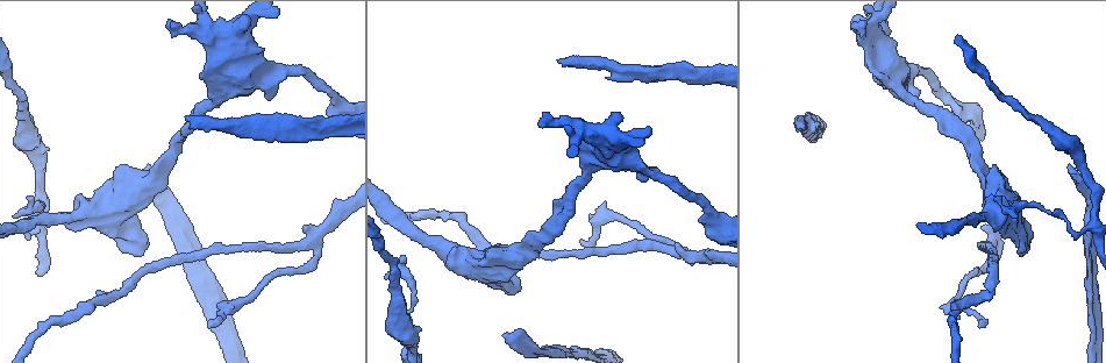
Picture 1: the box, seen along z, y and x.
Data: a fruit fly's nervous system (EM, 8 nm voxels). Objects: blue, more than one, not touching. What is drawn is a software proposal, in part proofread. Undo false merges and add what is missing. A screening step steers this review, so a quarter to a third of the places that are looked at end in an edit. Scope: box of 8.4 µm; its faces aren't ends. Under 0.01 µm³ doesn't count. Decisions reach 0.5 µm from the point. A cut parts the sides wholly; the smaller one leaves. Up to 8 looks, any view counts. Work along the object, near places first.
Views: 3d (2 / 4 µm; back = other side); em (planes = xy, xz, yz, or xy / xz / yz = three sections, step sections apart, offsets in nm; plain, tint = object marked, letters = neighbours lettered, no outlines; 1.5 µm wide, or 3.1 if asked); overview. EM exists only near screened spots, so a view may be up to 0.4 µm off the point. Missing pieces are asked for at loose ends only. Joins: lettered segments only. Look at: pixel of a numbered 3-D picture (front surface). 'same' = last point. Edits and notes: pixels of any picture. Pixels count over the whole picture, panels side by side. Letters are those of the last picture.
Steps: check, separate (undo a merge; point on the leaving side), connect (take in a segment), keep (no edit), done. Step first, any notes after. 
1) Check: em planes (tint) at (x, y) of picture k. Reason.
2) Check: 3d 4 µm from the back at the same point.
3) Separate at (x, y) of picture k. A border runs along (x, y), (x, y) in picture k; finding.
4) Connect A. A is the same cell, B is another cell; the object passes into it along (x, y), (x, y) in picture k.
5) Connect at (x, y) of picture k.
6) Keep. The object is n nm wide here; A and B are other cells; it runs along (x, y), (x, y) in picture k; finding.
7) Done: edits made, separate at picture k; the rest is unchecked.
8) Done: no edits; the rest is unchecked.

Check: 3d 4 µm at (150, 166) of picture 1. An open end.

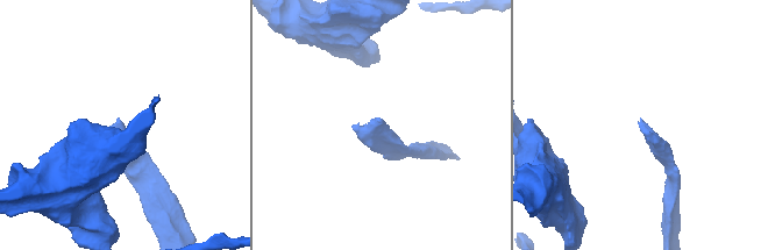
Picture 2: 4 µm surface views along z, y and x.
Check: em planes (tint) at (380, 118) of picture 2. Now the EM.

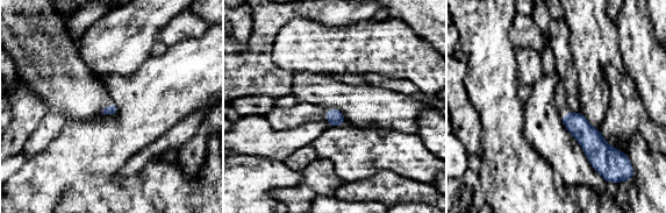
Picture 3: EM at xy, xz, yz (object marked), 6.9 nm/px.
Check: em planes (letters) at the same point.

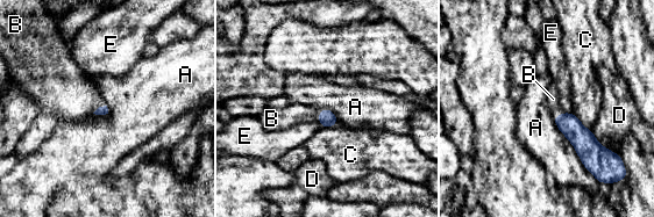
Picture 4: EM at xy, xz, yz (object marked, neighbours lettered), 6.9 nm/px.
Connect at (66, 92) of picture 4. B is the same cell, A, C, D and E are other cells; the object passes into it along (101, 110), (98, 108), (66, 92) in picture 4; the neuron continues.

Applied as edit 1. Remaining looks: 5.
Check: overview. See it whole again.

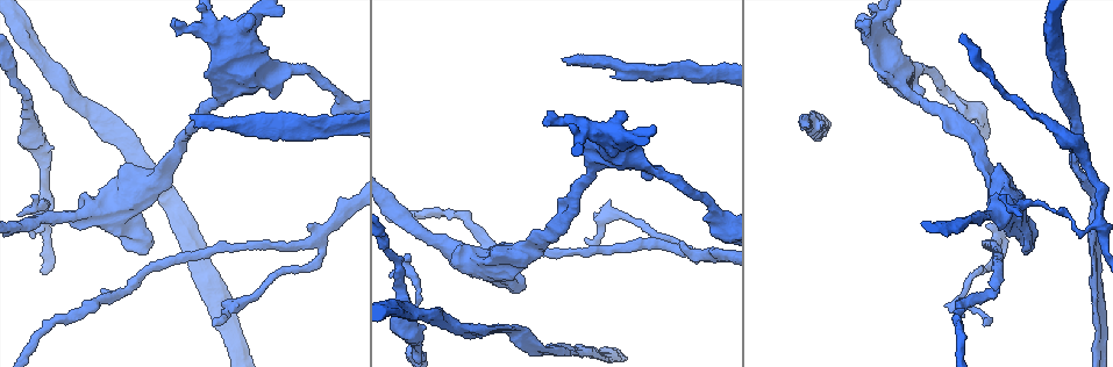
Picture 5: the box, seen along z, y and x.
Check: em planes (letters) at (156, 173) of picture 5. Sudden change in width.

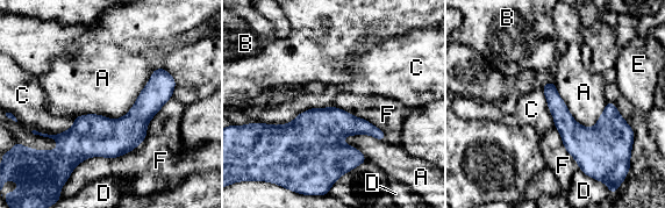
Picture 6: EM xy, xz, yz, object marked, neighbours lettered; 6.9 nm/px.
Keep. A, B, C, D, E and F are other cells; it runs along (170, 78), (115, 137), (63, 153) in picture 6; all the same neuron.

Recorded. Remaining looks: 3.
Check: em planes (plain) at (193, 114) of picture 5.

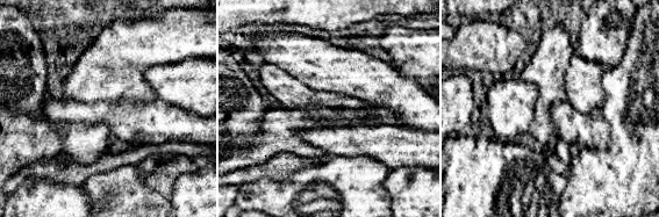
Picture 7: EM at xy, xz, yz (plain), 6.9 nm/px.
Check: em planes (letters) at the same point. What lies round it.

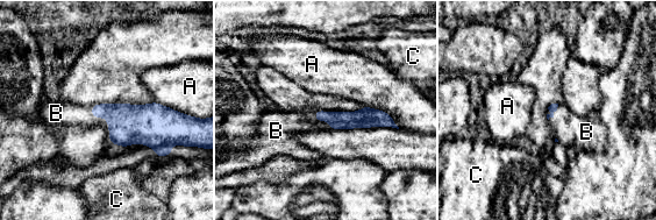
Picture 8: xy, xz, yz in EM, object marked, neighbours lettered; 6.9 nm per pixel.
Connect at (68, 114) of picture 8. B is the same cell, A and C are other cells; the object passes into it along (127, 123), (104, 116), (68, 114) in picture 8; it goes on there.

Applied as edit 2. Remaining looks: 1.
Done: edits made, connect at picture 4, connect at picture 8; the rest is unchecked.

